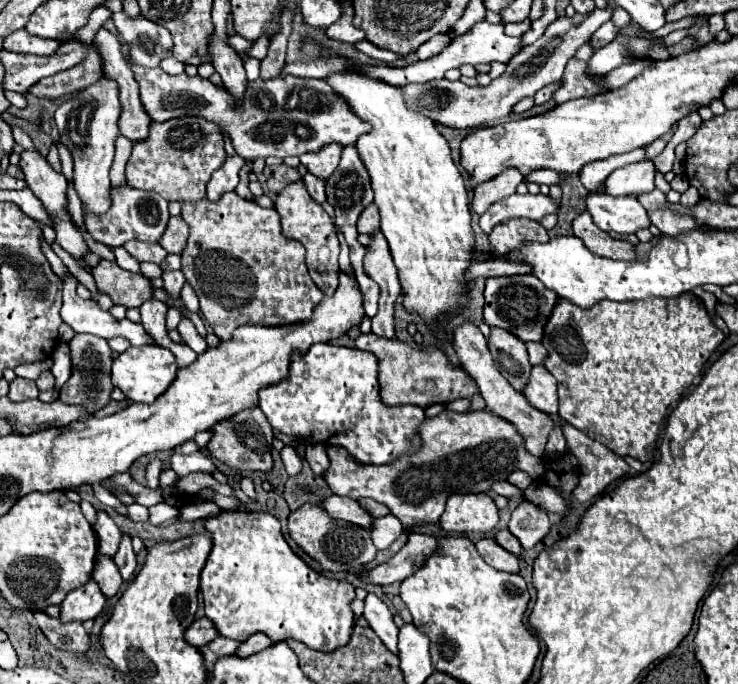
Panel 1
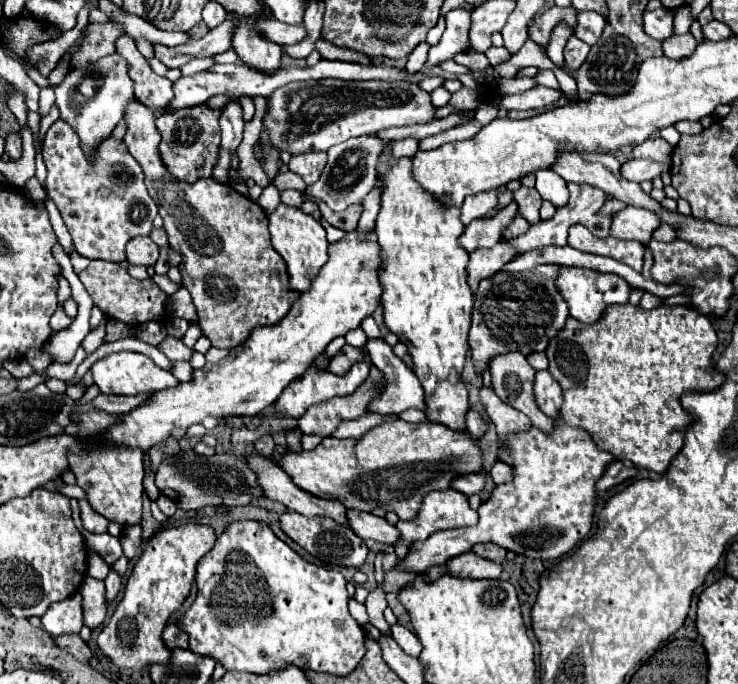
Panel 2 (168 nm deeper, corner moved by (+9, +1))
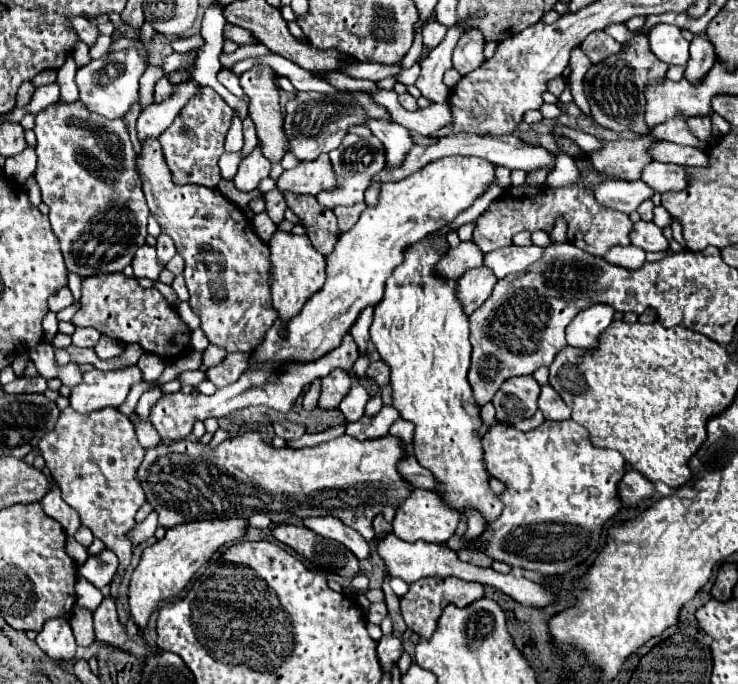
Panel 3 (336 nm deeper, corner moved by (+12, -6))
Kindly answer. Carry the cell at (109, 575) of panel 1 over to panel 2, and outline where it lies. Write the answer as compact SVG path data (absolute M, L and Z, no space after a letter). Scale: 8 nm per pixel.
M85 576L79 592L83 596L83 616L85 616L85 624L89 628L99 626L105 620L105 612L107 612L107 596L105 596L103 580Z

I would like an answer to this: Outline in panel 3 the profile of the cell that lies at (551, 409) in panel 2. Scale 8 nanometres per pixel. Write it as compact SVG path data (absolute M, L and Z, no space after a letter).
M544 385L544 387L542 387L540 399L538 399L538 407L540 407L540 411L544 413L544 417L550 419L550 421L570 419L570 409L568 409L568 405L562 401L562 397L560 397L560 395L554 391L554 387L550 387L550 385Z

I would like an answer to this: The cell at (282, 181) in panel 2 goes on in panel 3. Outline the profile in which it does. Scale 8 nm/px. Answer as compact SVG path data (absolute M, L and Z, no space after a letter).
M284 193L284 199L292 213L300 219L300 225L306 229L306 237L310 239L310 243L320 249L324 257L328 257L340 237L336 215L332 213L332 209L320 205L314 195Z

